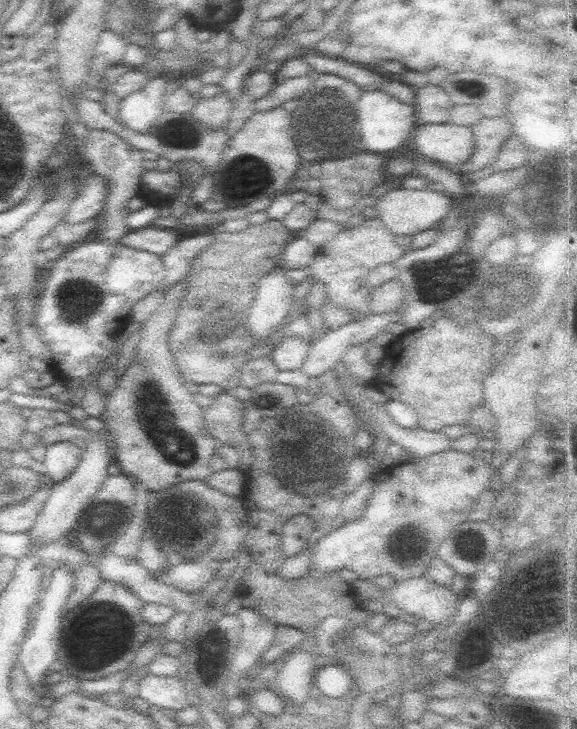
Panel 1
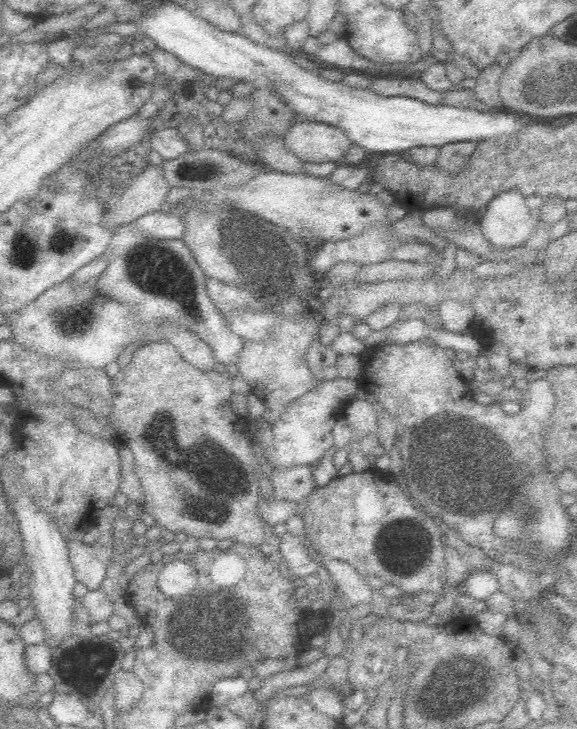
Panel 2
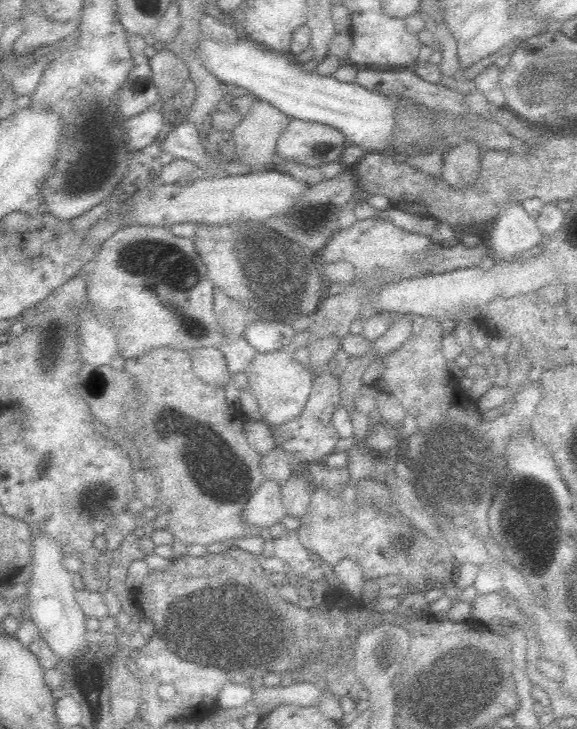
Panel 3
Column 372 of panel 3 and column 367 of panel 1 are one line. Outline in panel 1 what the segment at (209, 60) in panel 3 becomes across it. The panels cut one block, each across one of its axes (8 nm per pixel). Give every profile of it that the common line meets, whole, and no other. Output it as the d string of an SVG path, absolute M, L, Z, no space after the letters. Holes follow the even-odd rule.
M384 90L362 91L357 101L357 120L360 139L367 152L389 152L410 141L415 124L415 109Z

